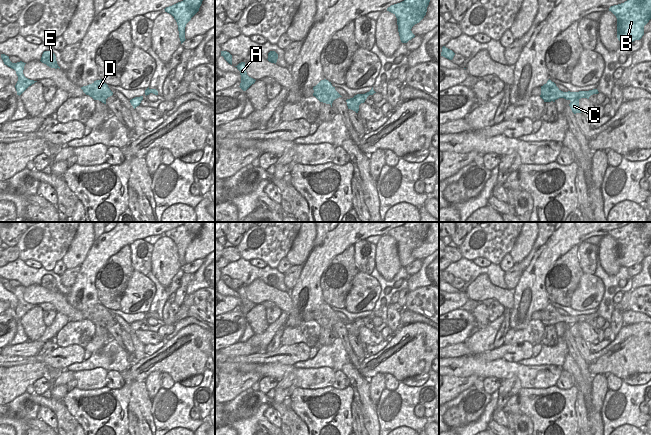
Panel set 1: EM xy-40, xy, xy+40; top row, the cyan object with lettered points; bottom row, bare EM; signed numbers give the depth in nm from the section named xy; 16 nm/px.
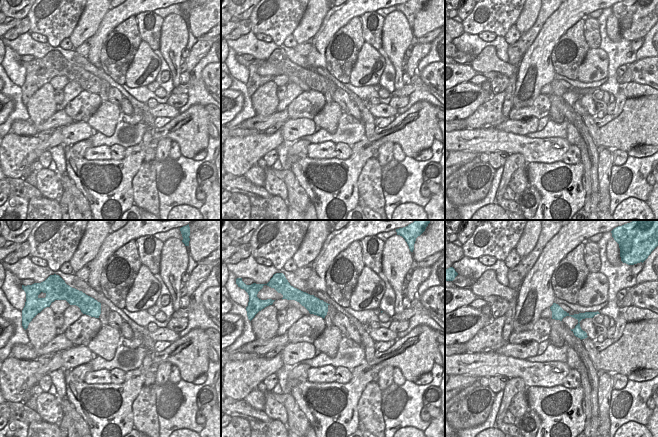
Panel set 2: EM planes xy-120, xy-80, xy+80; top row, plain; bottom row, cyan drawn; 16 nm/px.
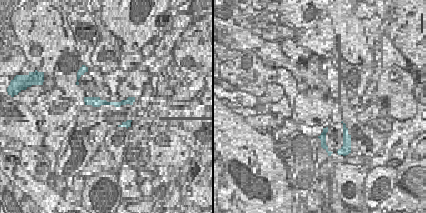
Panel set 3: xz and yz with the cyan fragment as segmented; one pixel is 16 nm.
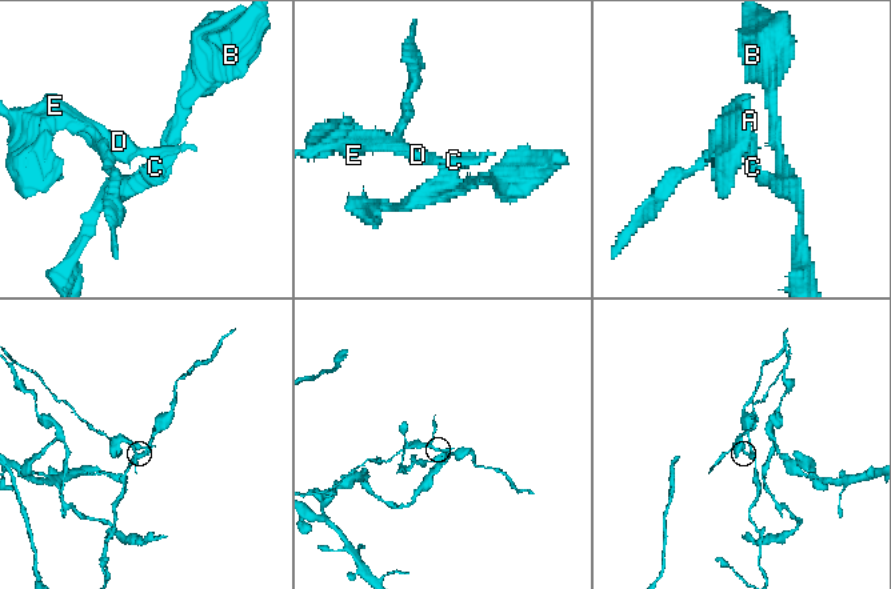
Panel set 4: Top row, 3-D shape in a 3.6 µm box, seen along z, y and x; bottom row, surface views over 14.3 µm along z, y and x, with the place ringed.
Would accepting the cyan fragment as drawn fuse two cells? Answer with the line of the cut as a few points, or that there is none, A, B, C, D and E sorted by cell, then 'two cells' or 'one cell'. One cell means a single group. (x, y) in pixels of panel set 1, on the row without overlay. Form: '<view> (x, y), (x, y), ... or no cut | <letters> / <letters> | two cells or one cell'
xy+40 (588, 320), (580, 320), (571, 325) | A D E / B C | two cells

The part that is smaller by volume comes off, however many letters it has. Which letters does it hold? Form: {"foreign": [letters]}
{"foreign": ["B", "C"]}

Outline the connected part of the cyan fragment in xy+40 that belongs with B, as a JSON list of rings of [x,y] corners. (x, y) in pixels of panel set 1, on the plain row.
[[[630,222],[624,227],[609,232],[617,242],[617,262],[622,267],[640,264],[644,259],[644,250],[651,243],[651,222]]]

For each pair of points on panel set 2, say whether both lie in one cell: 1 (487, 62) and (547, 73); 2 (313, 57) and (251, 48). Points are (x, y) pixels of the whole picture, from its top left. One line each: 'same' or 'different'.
1: different
2: different

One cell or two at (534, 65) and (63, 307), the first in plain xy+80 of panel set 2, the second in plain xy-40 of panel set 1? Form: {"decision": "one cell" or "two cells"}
{"decision": "two cells"}

